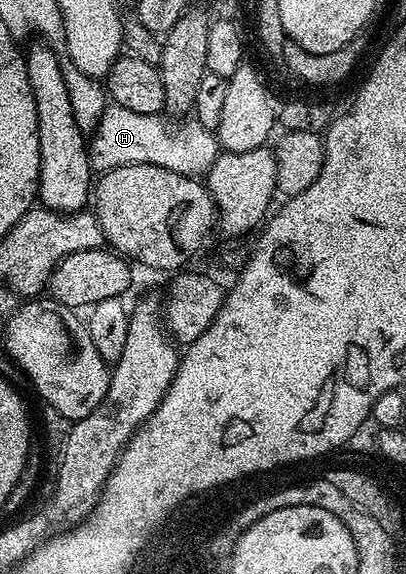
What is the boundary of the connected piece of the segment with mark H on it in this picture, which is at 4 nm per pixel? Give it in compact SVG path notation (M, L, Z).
M116 105L106 106L97 130L88 144L89 161L98 172L104 173L123 165L151 164L171 169L181 175L197 177L206 174L219 154L219 144L214 132L187 119L181 128L167 123L162 116L131 113Z

